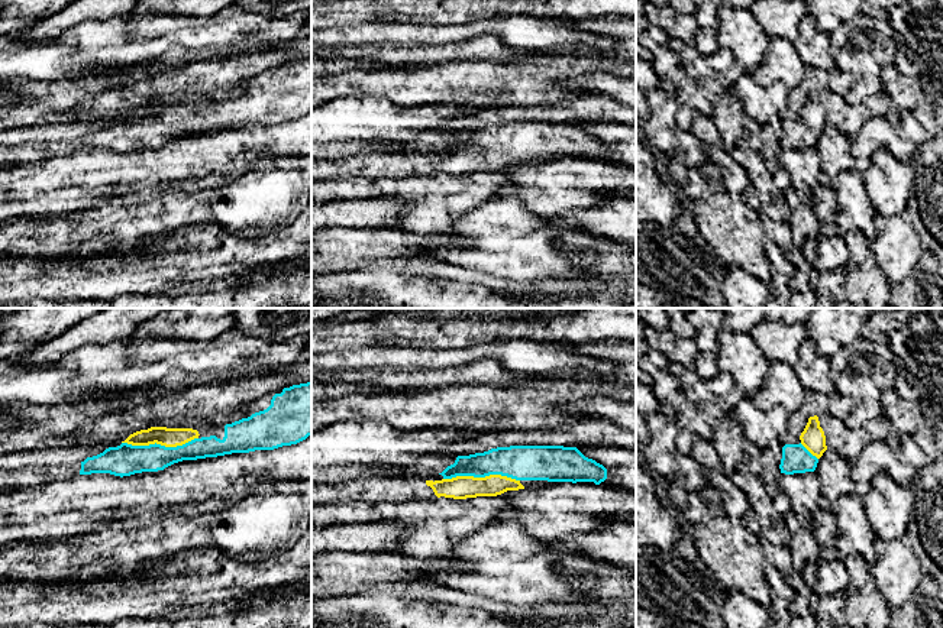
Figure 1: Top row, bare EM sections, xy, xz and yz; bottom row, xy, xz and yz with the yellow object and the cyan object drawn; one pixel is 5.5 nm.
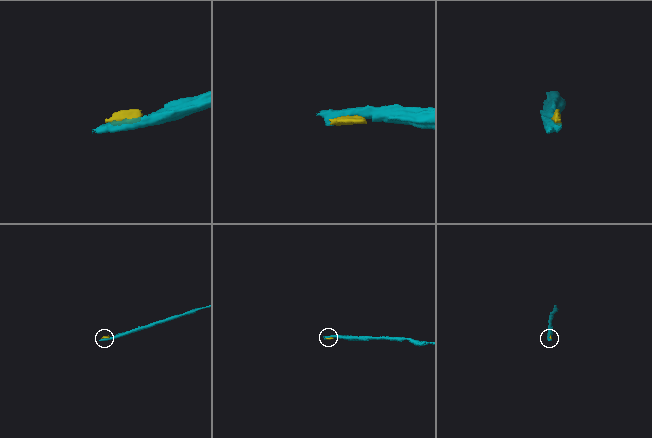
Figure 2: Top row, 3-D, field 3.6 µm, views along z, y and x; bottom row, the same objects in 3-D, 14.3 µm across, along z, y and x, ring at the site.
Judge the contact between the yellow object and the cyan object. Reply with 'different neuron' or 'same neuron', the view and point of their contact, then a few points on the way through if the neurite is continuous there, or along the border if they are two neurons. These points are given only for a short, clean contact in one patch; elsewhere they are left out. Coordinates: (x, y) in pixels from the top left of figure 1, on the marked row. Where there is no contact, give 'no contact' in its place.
same neuron; contact xy (160, 443)

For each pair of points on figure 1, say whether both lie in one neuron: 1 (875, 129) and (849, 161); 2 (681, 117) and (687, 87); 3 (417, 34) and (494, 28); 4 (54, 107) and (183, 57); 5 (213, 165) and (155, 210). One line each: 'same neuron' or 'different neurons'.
1: different neurons
2: same neuron
3: same neuron
4: different neurons
5: different neurons

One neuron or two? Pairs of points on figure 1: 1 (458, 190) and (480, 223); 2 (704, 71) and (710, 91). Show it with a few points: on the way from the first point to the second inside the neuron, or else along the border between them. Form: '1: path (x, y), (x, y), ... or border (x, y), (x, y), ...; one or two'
1: border (499, 196), (459, 216); two
2: border (707, 78), (717, 80), (732, 91); two

